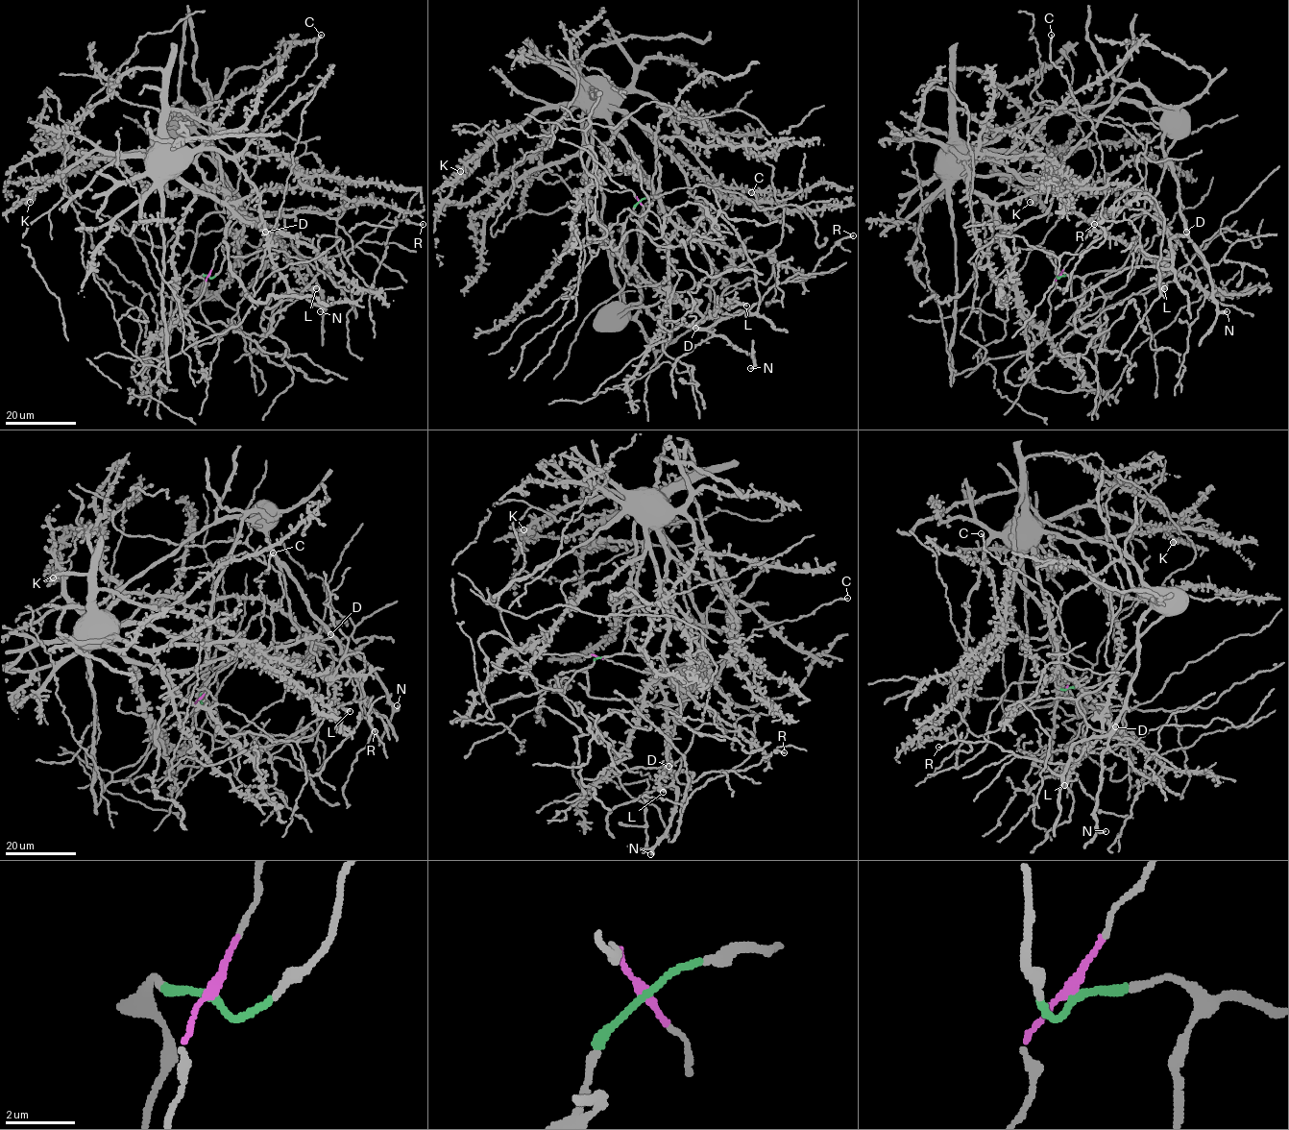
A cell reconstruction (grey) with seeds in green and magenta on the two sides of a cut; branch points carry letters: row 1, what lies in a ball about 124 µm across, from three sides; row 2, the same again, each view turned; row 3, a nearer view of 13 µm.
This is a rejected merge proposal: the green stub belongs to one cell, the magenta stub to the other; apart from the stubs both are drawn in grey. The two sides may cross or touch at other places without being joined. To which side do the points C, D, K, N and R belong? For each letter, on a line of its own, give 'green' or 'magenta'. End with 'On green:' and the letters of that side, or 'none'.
C: magenta
D: green
K: magenta
N: green
R: green
On green: D, N, R

